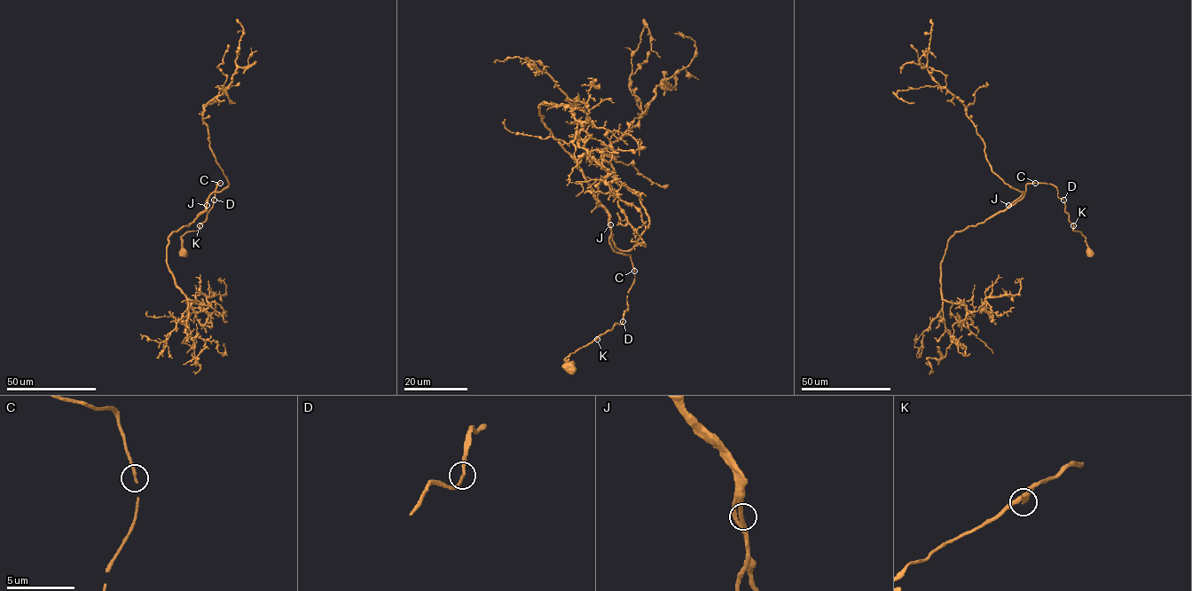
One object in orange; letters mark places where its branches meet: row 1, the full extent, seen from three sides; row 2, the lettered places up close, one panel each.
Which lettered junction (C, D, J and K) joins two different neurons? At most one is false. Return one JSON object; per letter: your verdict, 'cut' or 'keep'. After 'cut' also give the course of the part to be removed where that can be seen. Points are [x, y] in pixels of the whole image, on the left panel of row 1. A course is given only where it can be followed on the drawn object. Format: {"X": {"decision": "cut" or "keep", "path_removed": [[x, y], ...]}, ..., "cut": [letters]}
{"C": {"decision": "keep"}, "D": {"decision": "keep"}, "J": {"decision": "keep"}, "K": {"decision": "keep"}, "cut": []}

